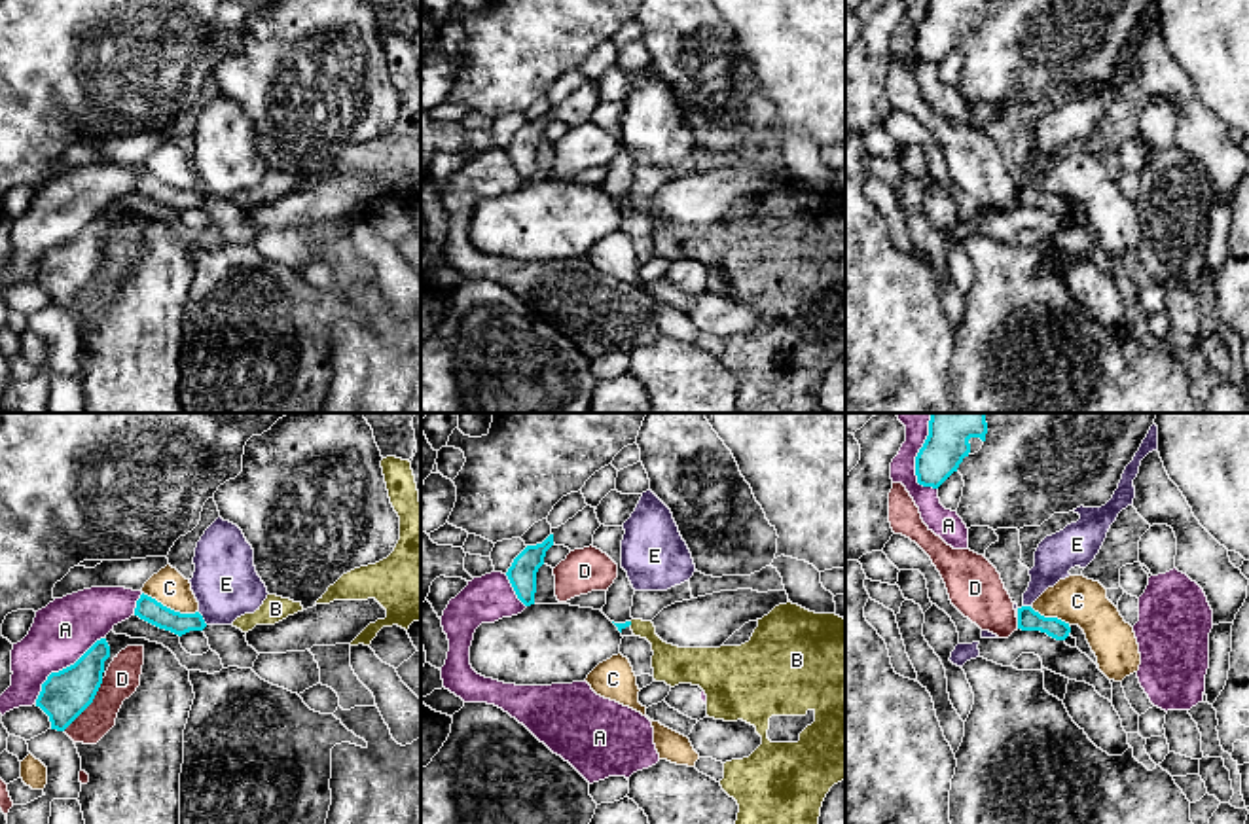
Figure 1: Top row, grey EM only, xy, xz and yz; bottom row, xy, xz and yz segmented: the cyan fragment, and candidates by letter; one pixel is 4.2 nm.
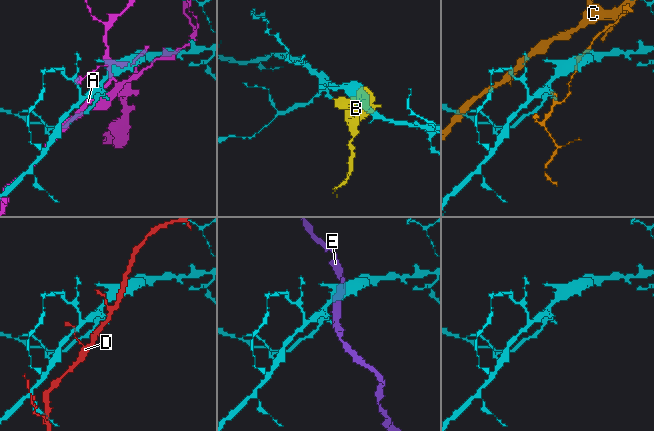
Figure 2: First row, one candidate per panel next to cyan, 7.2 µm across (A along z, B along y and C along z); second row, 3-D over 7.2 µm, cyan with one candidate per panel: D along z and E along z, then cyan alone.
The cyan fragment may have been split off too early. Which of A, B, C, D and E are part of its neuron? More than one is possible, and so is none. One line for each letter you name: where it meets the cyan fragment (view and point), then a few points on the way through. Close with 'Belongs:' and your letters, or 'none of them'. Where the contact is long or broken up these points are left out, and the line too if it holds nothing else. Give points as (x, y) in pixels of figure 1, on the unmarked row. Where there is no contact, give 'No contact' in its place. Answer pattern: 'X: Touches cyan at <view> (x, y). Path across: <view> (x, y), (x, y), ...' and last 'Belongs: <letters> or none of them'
B: Touches cyan at xz (630, 199). Path across: xz (620, 201), (630, 199), (641, 203), (671, 239)
Belongs: B

